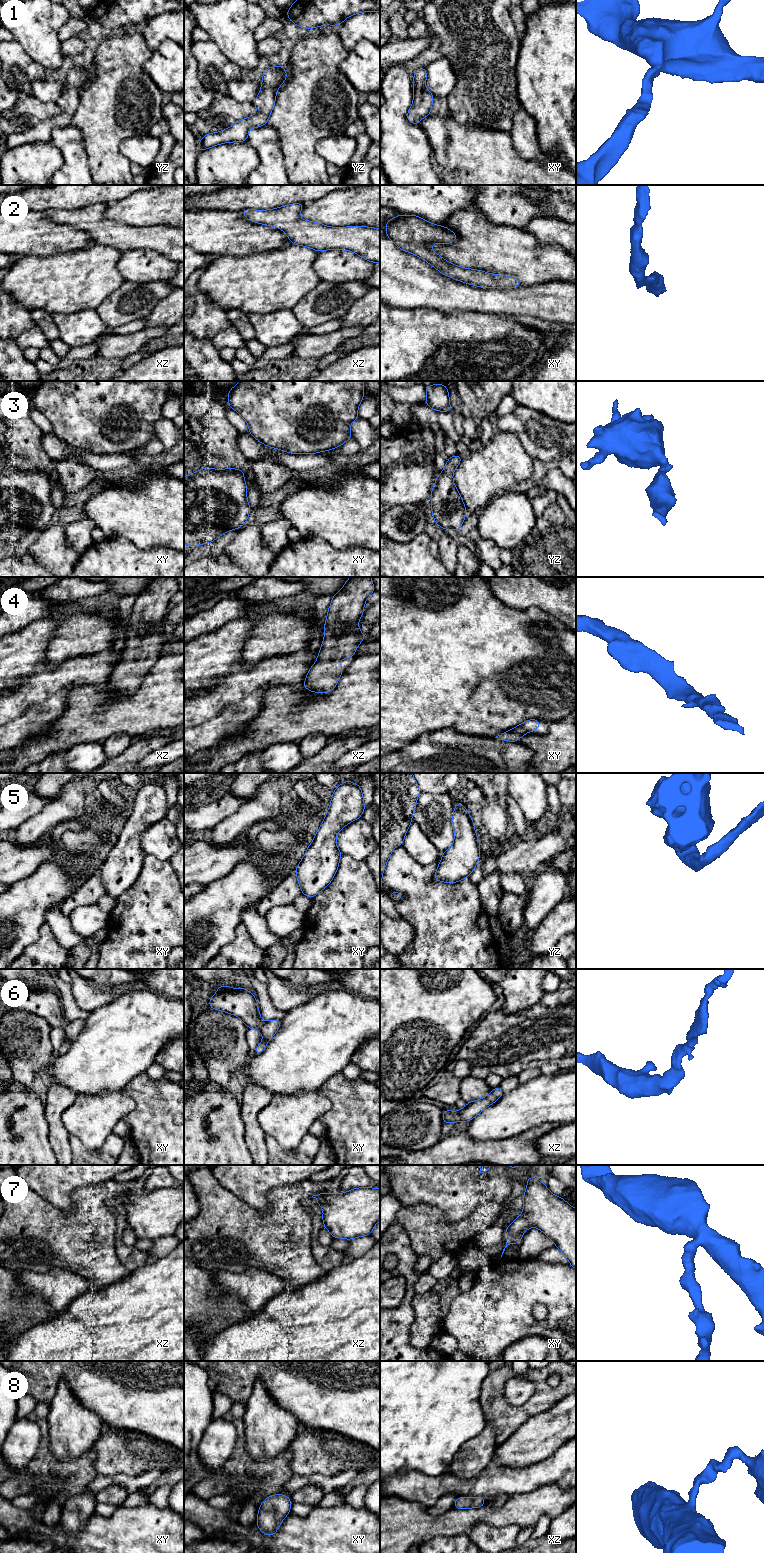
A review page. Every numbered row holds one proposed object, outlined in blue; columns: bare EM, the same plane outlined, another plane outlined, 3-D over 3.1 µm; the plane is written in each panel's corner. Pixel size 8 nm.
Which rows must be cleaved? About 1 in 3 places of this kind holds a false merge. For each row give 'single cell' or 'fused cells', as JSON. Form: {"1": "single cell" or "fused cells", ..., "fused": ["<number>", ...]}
{"1": "single cell", "2": "single cell", "3": "single cell", "4": "single cell", "5": "single cell", "6": "single cell", "7": "single cell", "8": "single cell", "fused": []}

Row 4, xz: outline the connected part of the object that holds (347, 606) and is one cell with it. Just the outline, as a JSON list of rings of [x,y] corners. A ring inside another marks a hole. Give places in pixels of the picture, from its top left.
[[[350,577],[342,589],[332,596],[332,602],[324,622],[325,636],[316,663],[312,665],[307,673],[303,683],[304,688],[316,693],[333,691],[339,681],[339,677],[344,672],[340,665],[340,660],[354,657],[356,649],[366,637],[359,630],[358,622],[363,615],[367,598],[374,591],[374,584],[370,577]]]

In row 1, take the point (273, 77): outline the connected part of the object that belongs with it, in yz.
[[[279,64],[277,67],[267,68],[262,75],[260,93],[254,100],[257,113],[249,118],[243,118],[233,126],[214,133],[208,133],[198,141],[198,152],[222,143],[244,142],[248,140],[251,128],[266,125],[275,105],[276,93],[287,78],[287,71]]]

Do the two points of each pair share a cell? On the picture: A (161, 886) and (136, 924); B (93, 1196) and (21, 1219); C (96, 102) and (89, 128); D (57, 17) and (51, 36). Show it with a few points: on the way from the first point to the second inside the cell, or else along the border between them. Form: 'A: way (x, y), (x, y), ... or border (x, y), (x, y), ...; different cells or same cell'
A: way (156, 895), (155, 905), (145, 915); same cell
B: way (77, 1214), (71, 1220), (39, 1220); same cell
C: way (96, 108), (95, 122); same cell
D: way (52, 22), (50, 24), (50, 31); same cell

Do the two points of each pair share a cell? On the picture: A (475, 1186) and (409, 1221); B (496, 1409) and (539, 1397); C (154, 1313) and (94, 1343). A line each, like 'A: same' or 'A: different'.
A: different
B: same
C: same

